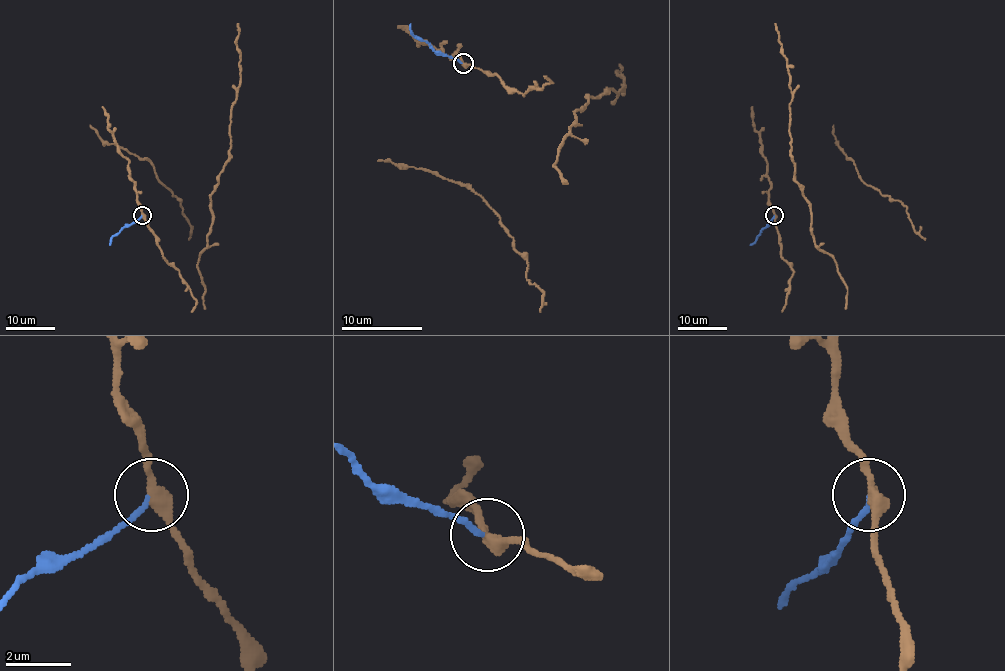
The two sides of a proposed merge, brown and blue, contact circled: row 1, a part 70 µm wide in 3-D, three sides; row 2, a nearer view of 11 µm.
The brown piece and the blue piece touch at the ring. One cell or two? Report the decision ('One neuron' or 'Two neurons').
Two neurons

